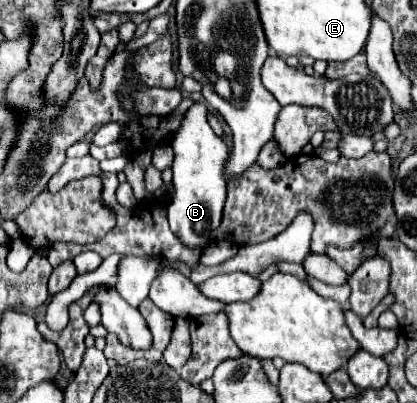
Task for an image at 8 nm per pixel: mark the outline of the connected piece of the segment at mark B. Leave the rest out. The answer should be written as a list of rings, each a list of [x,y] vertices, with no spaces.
[[[194,102],[182,116],[180,128],[172,134],[170,146],[174,150],[174,196],[168,204],[168,222],[172,232],[186,246],[208,246],[208,236],[220,226],[222,208],[226,202],[226,162],[230,150],[226,142],[214,134],[208,124],[208,110],[202,102]]]

